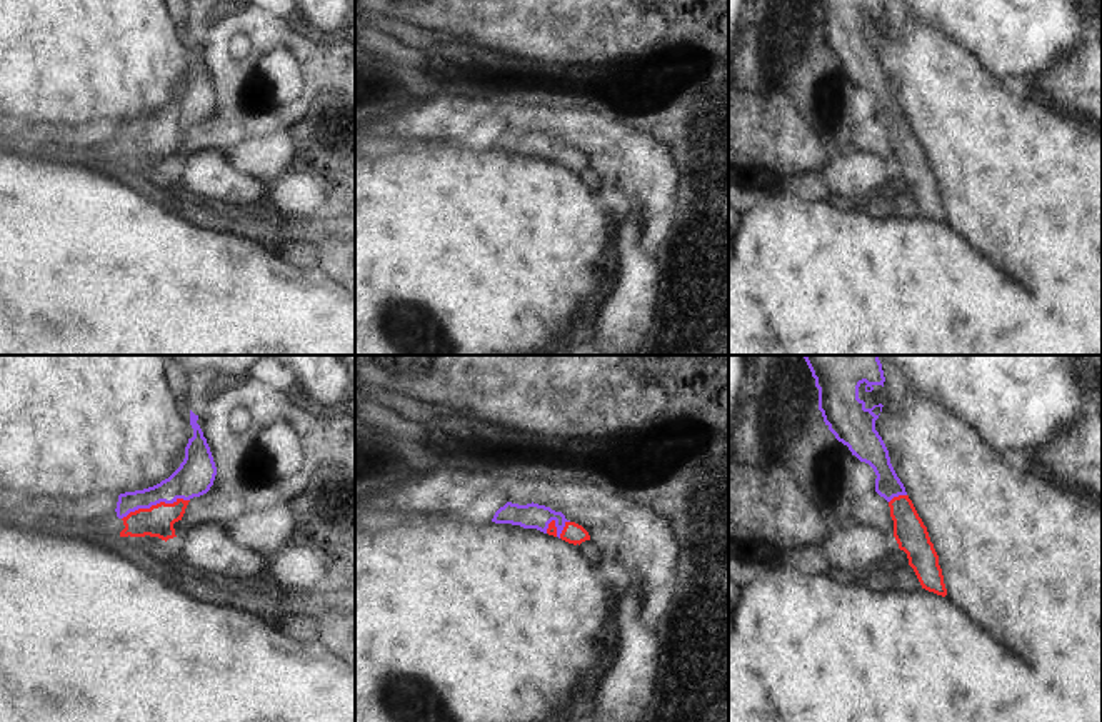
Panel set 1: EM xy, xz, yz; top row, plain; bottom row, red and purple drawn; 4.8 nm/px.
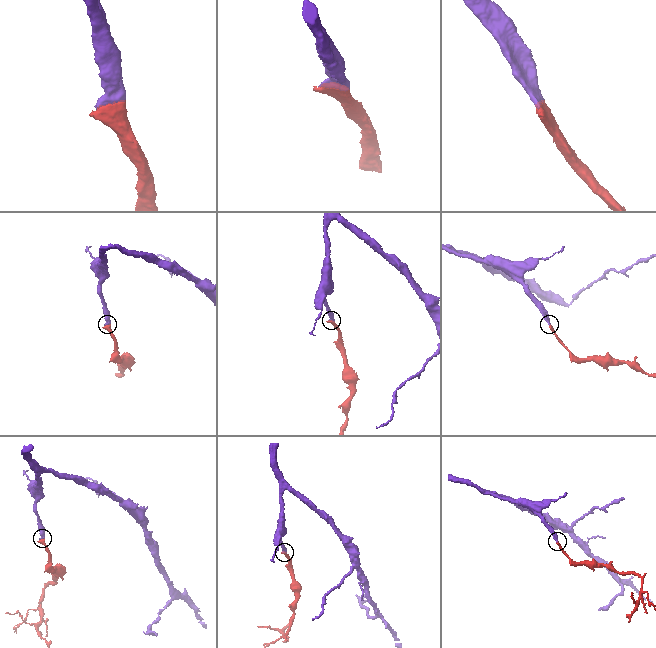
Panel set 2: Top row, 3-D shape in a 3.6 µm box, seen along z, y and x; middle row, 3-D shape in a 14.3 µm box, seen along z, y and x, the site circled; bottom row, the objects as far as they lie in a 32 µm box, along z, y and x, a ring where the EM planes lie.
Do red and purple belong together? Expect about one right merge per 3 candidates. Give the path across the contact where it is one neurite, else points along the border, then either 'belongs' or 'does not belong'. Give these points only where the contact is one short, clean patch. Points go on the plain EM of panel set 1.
way xy (157, 147), (157, 130), (165, 129), (195, 102); belongs

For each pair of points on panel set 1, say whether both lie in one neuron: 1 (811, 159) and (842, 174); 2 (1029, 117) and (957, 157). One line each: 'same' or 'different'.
1: different
2: same

